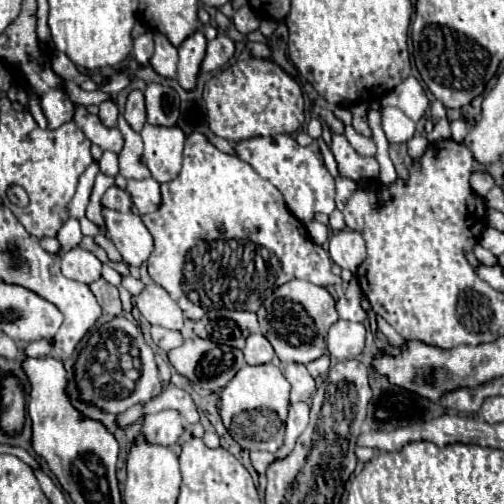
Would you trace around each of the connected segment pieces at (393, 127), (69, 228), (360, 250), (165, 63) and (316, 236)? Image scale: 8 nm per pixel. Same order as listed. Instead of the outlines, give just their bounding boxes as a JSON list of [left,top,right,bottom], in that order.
[[383,107,415,143],[57,219,83,251],[329,229,365,271],[151,33,177,77],[307,221,329,245]]

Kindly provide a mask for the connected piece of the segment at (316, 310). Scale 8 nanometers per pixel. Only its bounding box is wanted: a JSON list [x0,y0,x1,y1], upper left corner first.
[257,279,339,363]

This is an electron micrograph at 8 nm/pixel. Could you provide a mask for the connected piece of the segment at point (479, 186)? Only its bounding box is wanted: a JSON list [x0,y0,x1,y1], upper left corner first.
[471,173,493,197]

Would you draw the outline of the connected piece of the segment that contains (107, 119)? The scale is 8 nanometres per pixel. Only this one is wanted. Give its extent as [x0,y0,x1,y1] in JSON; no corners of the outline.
[99,99,119,127]

